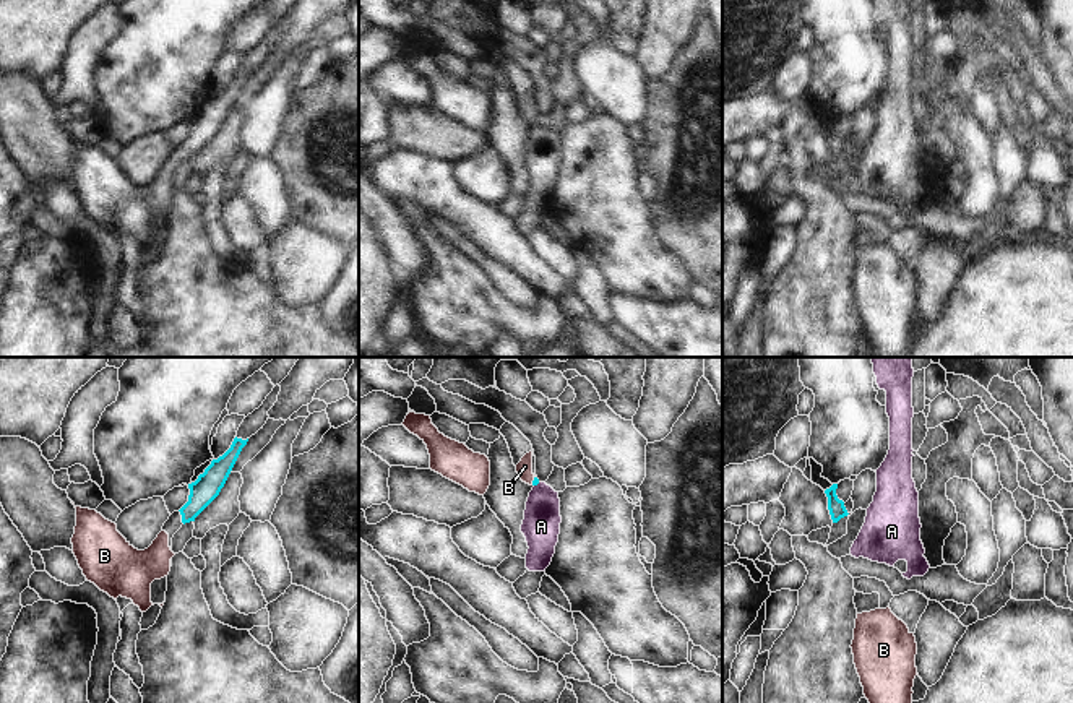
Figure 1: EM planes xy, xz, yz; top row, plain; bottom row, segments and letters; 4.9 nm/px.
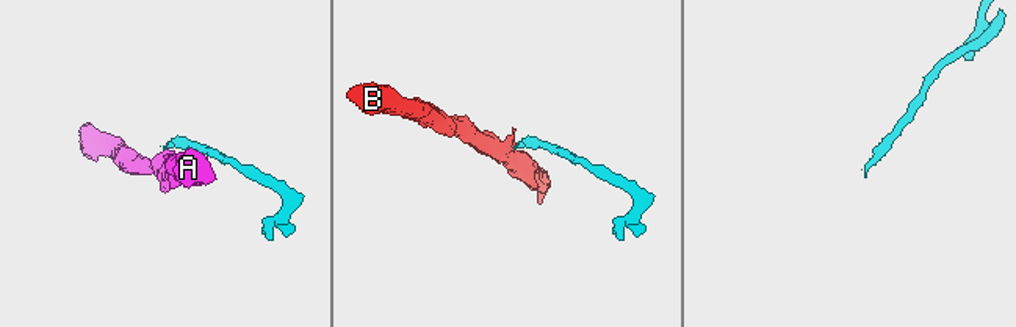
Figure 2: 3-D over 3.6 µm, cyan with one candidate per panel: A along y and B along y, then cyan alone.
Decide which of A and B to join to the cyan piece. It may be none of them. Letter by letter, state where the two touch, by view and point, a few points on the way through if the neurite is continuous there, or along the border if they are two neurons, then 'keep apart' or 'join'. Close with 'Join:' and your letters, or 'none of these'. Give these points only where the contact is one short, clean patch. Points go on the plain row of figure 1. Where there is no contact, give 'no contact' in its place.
A: meets cyan in xz at (536, 120); border along xz (539, 119), (534, 122); keep apart
B: meets cyan in xz at (533, 117); runs through xz (536, 117), (533, 117), (525, 109), (525, 103); join
Join: B

